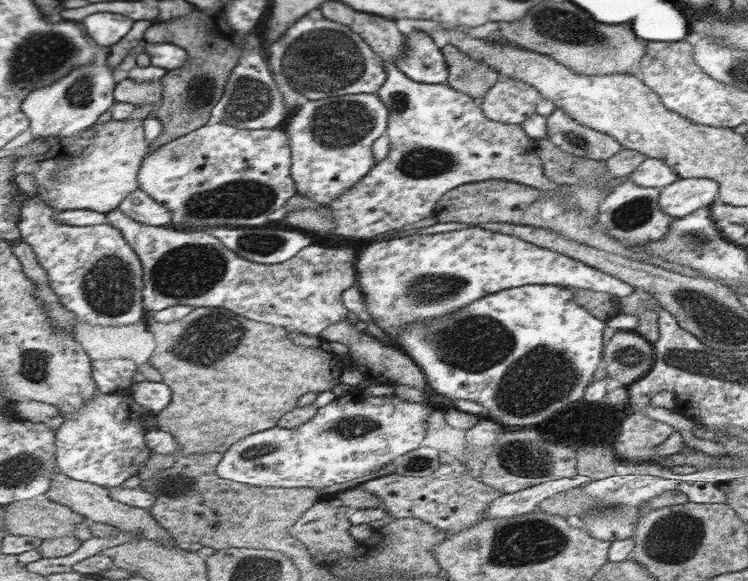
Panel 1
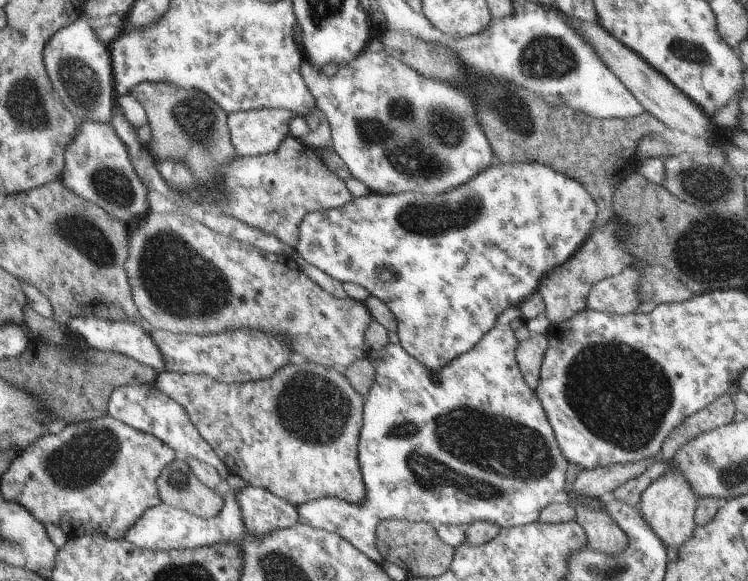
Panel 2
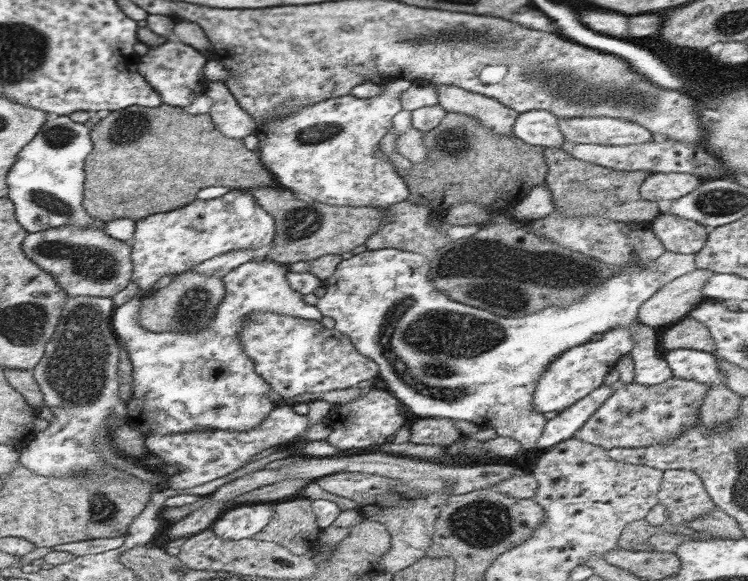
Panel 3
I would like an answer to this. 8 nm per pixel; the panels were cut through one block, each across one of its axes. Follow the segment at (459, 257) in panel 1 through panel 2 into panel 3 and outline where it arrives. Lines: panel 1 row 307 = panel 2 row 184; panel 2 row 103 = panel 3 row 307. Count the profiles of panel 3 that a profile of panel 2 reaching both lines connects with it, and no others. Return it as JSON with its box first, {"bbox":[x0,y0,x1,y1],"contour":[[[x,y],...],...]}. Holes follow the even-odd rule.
{"bbox":[317,248,674,450],"contour":[[[382,248],[380,250],[364,251],[359,254],[353,255],[349,259],[344,259],[342,264],[336,267],[335,275],[331,279],[322,280],[323,285],[326,287],[326,294],[318,299],[317,307],[319,312],[324,317],[332,318],[335,321],[335,328],[339,329],[346,336],[351,337],[354,345],[359,349],[360,353],[364,356],[376,361],[376,364],[380,366],[380,377],[386,380],[387,390],[370,388],[367,389],[362,396],[358,396],[356,400],[348,402],[346,404],[336,404],[330,411],[330,414],[325,418],[325,424],[332,429],[330,436],[328,436],[328,442],[340,450],[348,450],[350,448],[368,448],[368,446],[380,446],[384,444],[400,426],[404,426],[406,422],[406,408],[400,404],[403,401],[405,405],[408,405],[408,410],[412,414],[416,414],[419,418],[450,418],[451,420],[467,420],[468,422],[474,422],[477,426],[485,427],[488,429],[494,429],[500,433],[500,436],[510,436],[514,440],[520,442],[523,449],[537,448],[536,443],[540,438],[543,438],[543,432],[547,428],[547,420],[544,417],[544,413],[536,411],[534,405],[532,405],[532,392],[536,388],[536,382],[540,380],[542,372],[546,370],[546,366],[556,360],[562,352],[570,351],[571,348],[579,347],[580,344],[590,342],[592,336],[598,333],[605,333],[614,328],[630,328],[630,332],[634,332],[632,338],[636,340],[636,347],[632,347],[632,360],[635,361],[634,371],[634,383],[643,385],[657,385],[664,381],[671,379],[674,373],[671,370],[671,366],[667,360],[658,352],[658,336],[656,329],[647,327],[646,325],[634,325],[638,323],[638,315],[640,308],[642,308],[644,302],[647,302],[651,298],[652,294],[662,286],[662,278],[664,278],[664,270],[654,270],[654,268],[648,268],[646,265],[620,265],[616,269],[616,274],[610,275],[604,283],[600,283],[595,287],[592,287],[592,291],[588,291],[588,294],[582,295],[580,299],[576,299],[576,302],[568,305],[556,305],[546,307],[544,310],[540,310],[535,314],[528,314],[521,318],[503,318],[497,316],[495,313],[488,312],[487,309],[474,308],[467,304],[462,304],[460,301],[454,300],[448,296],[446,292],[441,292],[434,287],[432,282],[432,276],[430,275],[431,262],[430,256],[426,254],[420,254],[395,248]]]}

